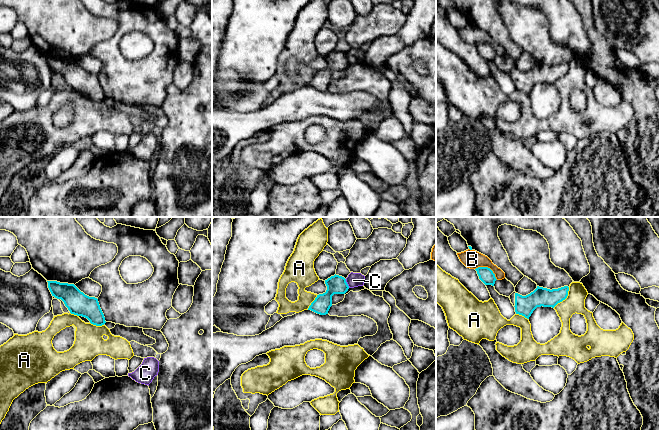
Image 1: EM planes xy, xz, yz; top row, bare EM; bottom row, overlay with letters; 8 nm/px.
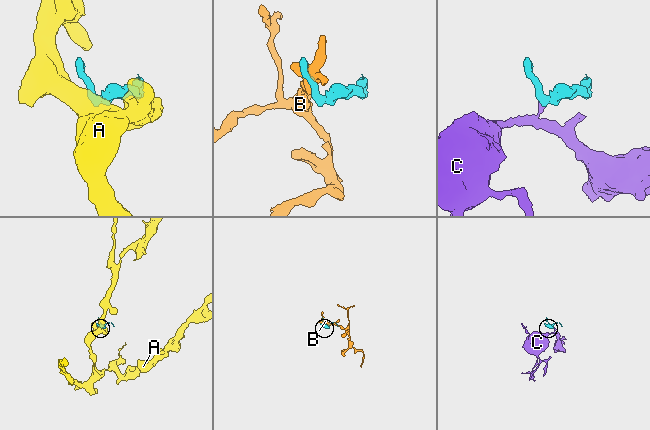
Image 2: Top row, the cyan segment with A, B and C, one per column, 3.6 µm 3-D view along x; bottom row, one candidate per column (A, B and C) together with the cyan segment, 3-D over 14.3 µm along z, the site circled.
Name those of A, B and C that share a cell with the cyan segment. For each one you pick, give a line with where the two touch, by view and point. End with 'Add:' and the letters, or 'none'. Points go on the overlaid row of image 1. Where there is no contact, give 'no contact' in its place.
Add: none

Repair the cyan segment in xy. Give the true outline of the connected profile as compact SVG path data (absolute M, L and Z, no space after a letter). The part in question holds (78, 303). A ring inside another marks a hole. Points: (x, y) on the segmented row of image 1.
M47 282L52 296L61 299L71 314L85 317L96 326L106 323L97 298L85 295L74 284Z

